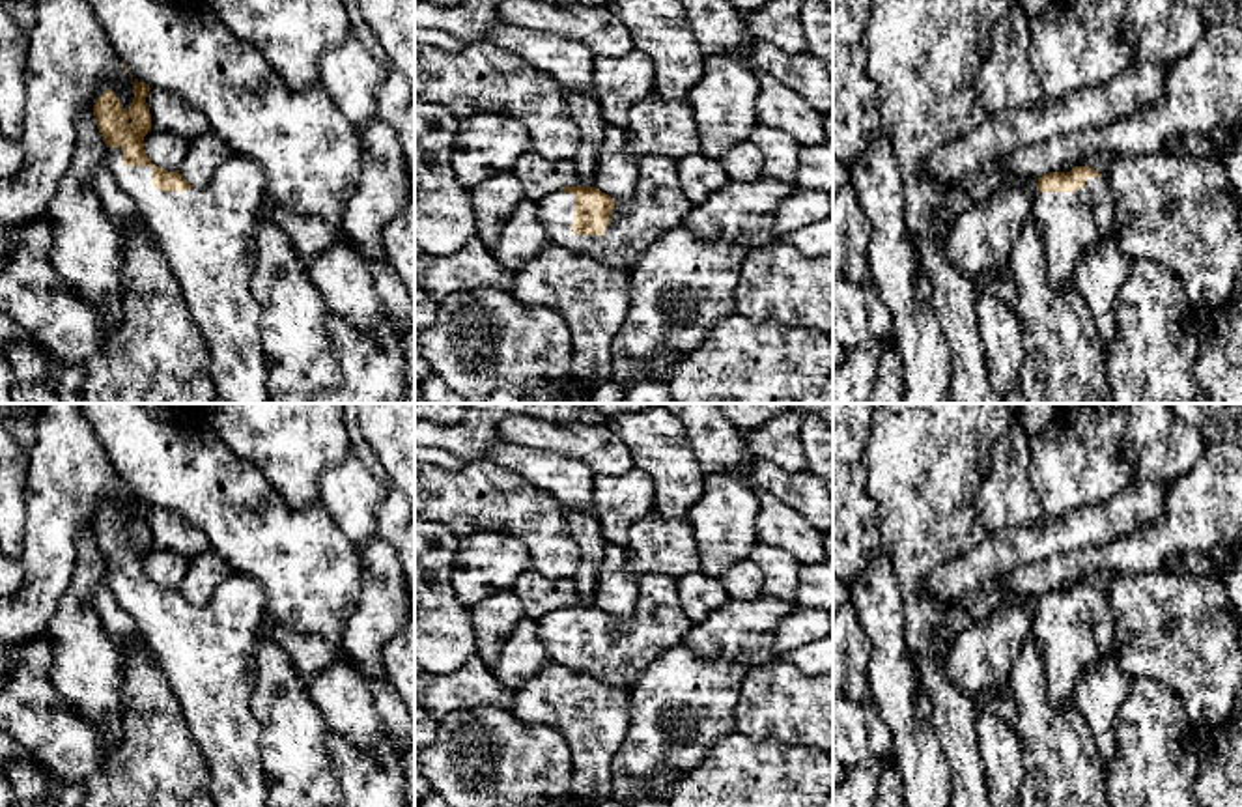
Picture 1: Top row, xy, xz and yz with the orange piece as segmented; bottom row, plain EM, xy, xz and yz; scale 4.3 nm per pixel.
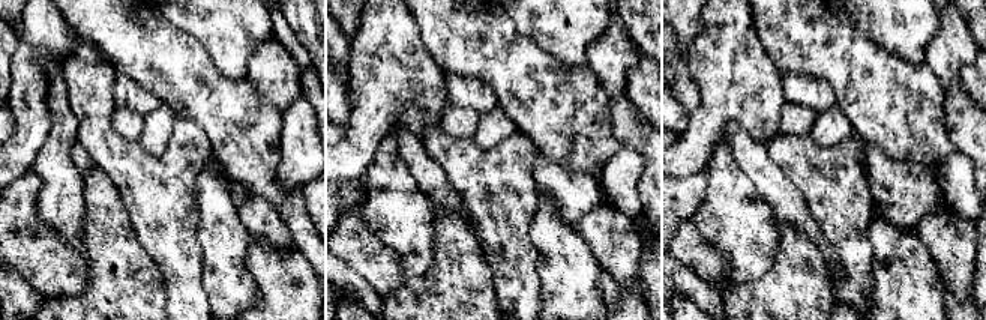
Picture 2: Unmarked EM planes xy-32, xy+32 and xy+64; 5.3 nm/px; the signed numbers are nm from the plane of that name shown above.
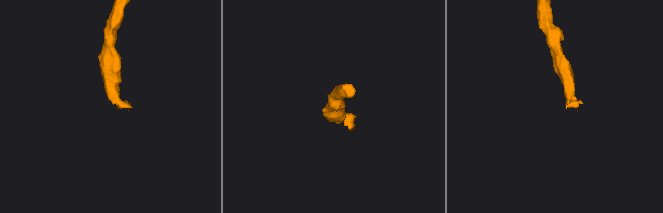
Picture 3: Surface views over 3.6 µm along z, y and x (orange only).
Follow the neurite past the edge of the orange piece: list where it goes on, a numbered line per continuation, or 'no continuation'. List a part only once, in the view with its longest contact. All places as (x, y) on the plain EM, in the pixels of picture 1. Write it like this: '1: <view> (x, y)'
1: xy (208, 654)

